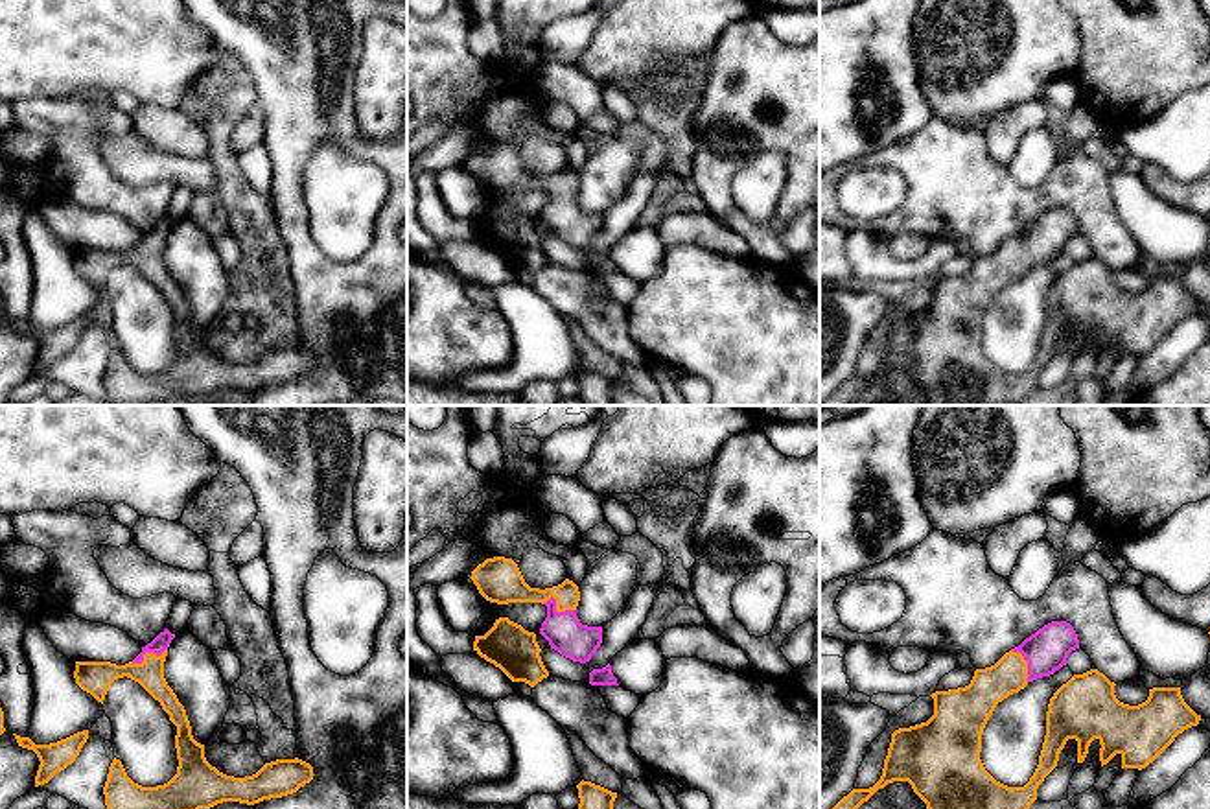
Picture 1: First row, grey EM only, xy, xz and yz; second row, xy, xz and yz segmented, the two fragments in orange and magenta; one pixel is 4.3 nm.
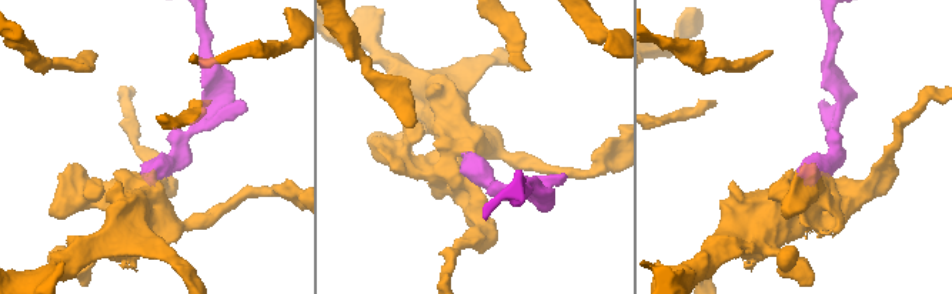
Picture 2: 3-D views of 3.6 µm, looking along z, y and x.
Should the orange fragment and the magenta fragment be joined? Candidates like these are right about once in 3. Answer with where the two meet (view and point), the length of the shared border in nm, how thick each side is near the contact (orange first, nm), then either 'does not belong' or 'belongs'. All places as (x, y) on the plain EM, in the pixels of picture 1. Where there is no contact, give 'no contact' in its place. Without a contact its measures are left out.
contact xz (557, 194); length 160 nm; calibres 160 and 160 nm; belongs

